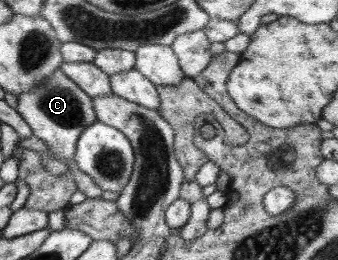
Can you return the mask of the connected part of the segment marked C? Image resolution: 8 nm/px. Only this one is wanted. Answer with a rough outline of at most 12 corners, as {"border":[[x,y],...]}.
{"border":[[60,67],[16,110],[54,158],[73,159],[97,121],[92,98]]}

